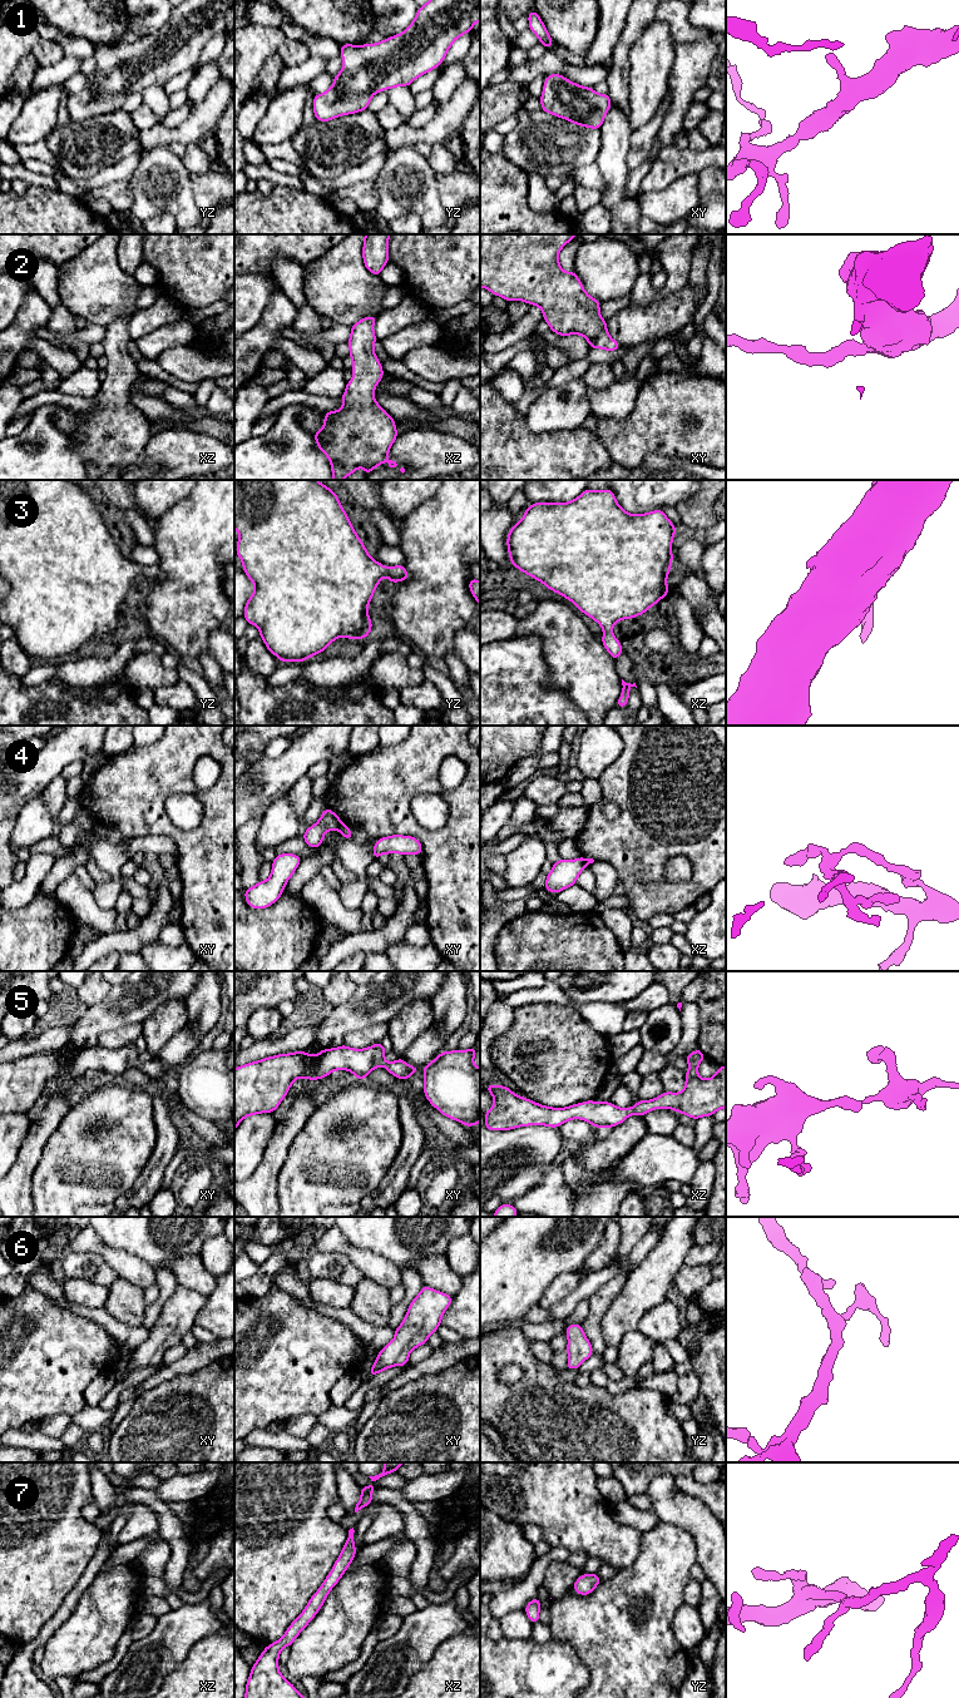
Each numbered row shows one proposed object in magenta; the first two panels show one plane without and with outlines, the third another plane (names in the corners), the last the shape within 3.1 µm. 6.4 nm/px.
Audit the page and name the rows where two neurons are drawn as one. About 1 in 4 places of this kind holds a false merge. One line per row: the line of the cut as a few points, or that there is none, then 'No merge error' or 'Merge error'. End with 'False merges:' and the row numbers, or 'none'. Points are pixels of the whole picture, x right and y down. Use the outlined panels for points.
1: No split. No merge error
2: No split. No merge error
3: No split. No merge error
4: Split along xy (342, 823), (337, 828). Merge error
5: No split. No merge error
6: No split. No merge error
7: No split. No merge error
False merges: 4

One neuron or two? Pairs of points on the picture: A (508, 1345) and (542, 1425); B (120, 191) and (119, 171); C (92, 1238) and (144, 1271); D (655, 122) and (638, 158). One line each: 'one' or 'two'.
A: one
B: two
C: one
D: one

